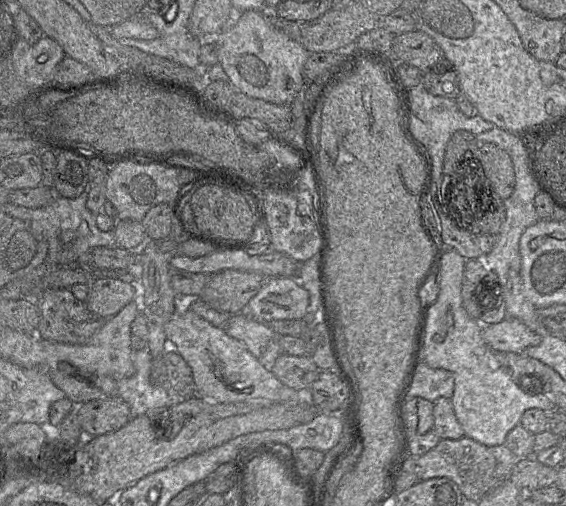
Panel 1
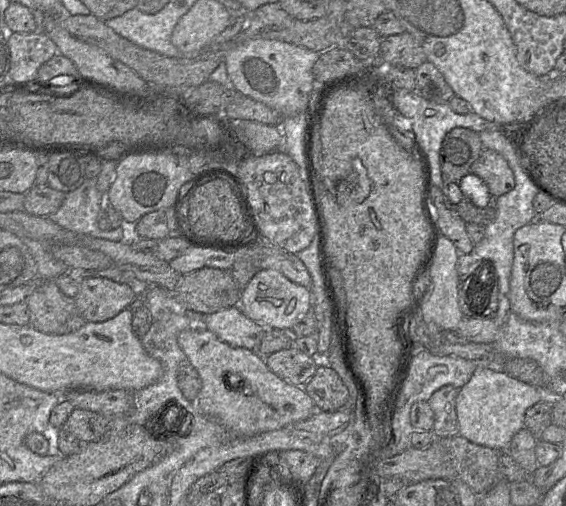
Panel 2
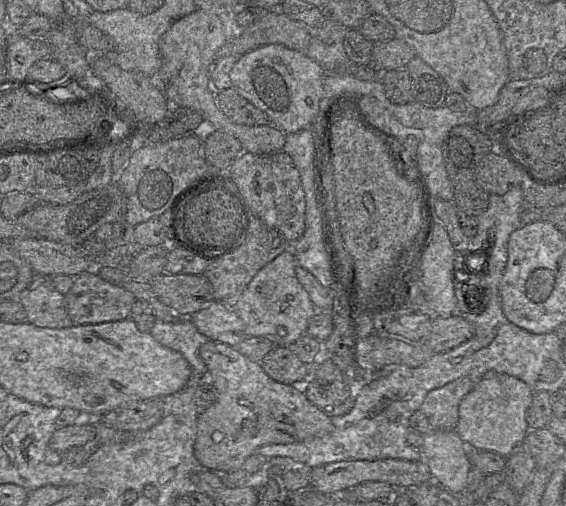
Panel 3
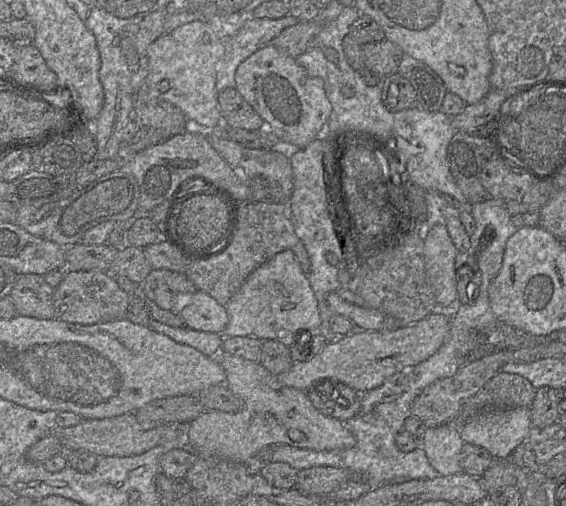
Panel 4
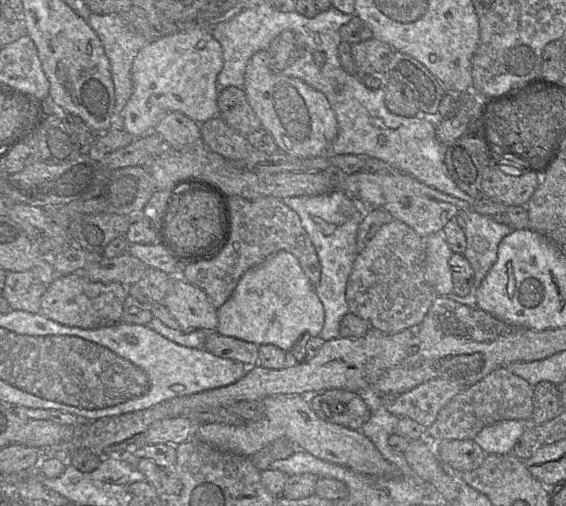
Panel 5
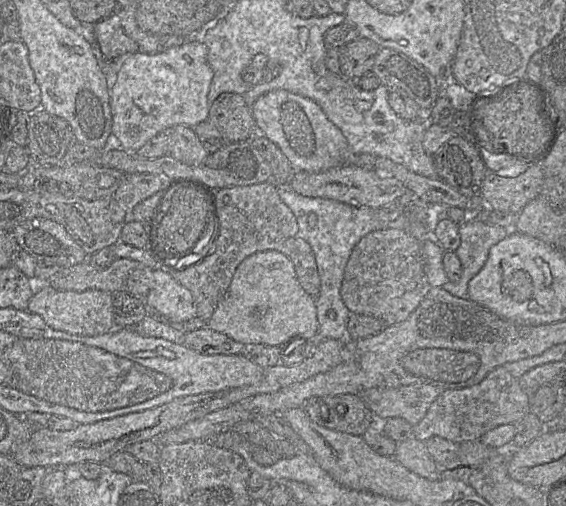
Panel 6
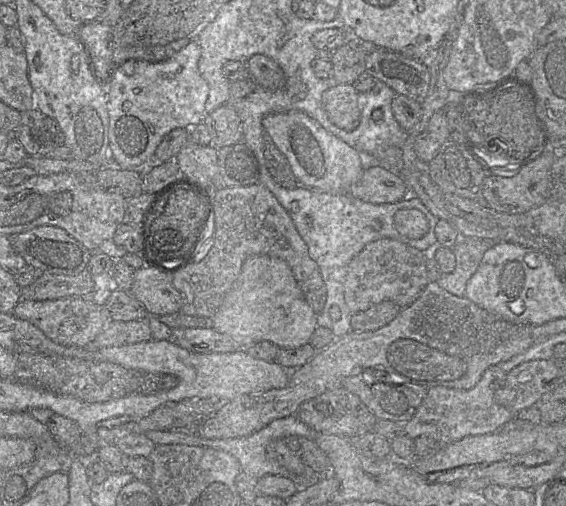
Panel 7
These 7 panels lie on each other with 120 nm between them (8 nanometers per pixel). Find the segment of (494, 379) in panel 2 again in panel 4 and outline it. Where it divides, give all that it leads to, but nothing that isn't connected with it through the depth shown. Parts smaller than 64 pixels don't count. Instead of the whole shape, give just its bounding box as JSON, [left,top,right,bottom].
[460,407,531,460]

